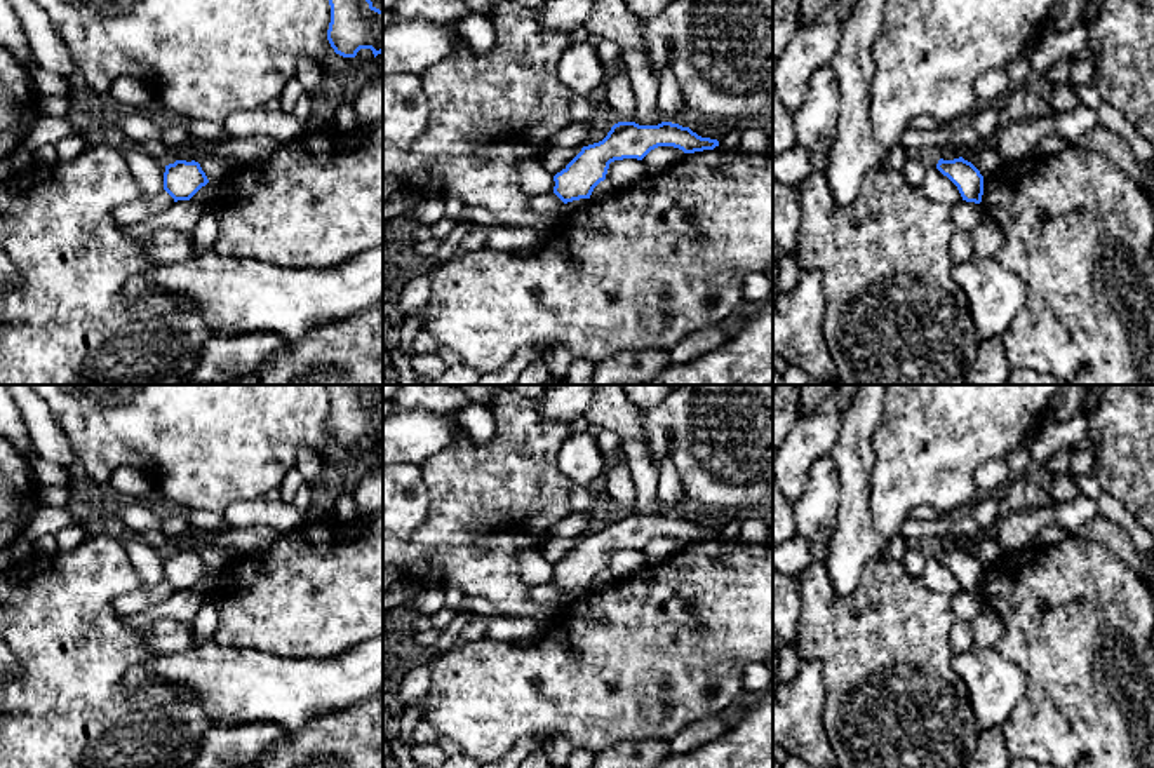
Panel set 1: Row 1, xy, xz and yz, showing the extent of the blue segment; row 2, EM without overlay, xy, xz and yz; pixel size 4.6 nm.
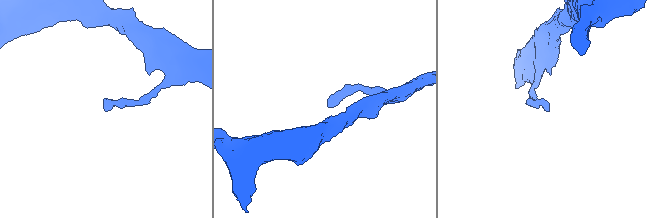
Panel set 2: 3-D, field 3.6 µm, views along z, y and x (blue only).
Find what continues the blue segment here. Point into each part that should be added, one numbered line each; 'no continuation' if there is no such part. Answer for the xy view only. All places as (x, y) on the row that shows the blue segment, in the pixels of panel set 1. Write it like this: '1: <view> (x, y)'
no continuation

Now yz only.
no continuation

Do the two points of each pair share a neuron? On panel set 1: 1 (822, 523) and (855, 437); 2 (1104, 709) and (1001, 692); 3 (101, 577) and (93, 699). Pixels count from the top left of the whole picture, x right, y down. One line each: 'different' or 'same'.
1: different
2: different
3: same

